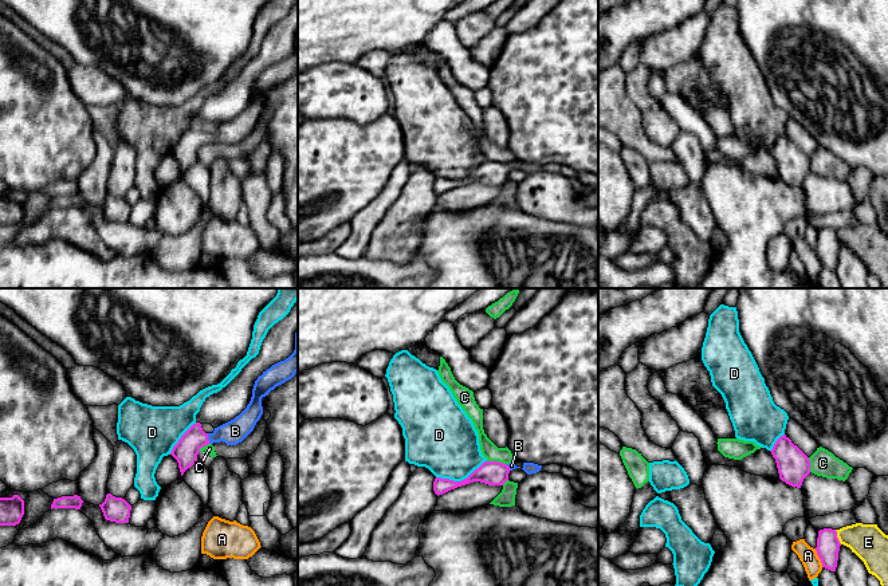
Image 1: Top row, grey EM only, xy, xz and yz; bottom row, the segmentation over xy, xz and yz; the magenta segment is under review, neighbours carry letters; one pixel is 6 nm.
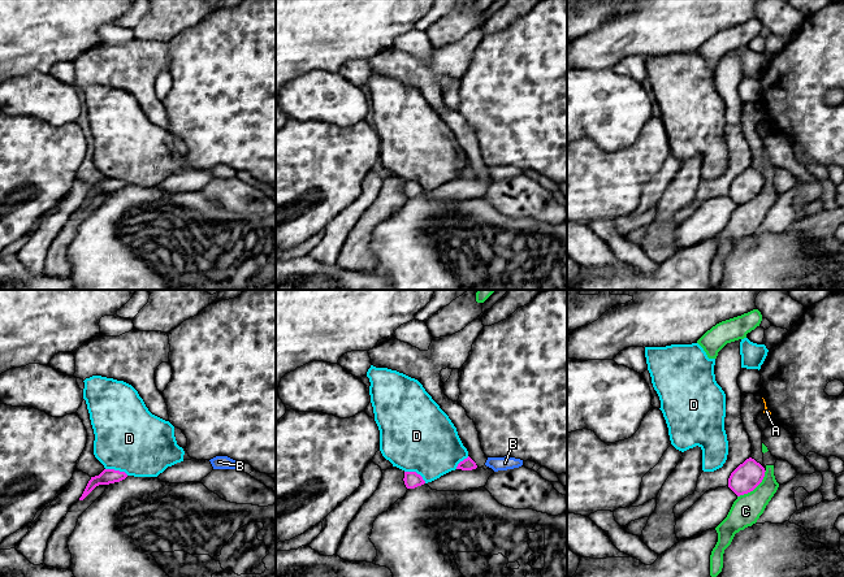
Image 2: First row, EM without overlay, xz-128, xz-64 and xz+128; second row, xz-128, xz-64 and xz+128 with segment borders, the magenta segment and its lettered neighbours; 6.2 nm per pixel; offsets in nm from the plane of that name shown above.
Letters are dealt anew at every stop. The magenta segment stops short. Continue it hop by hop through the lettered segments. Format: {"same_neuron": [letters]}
{"same_neuron": ["B"]}

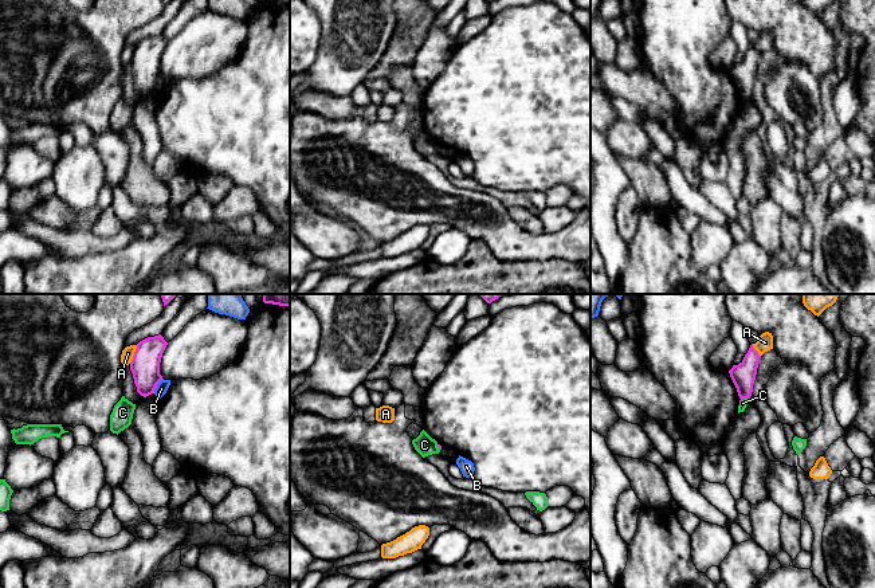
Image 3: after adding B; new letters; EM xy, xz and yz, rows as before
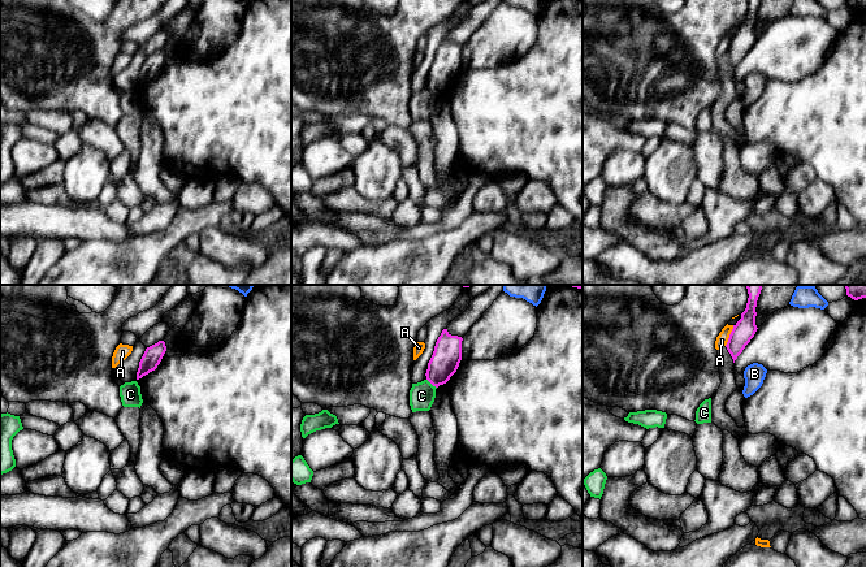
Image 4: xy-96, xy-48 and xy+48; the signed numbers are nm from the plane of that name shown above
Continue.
{"same_neuron": []}

